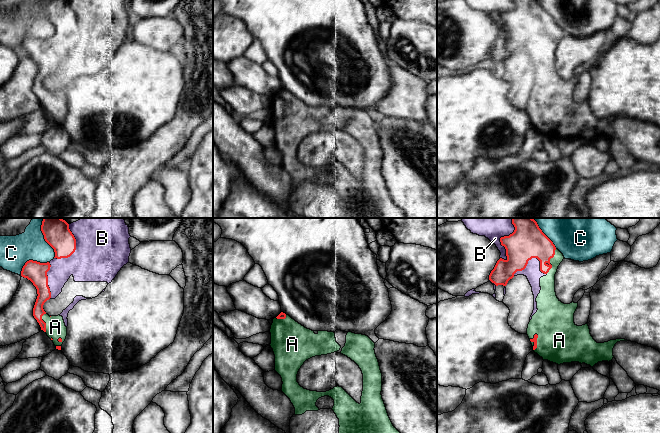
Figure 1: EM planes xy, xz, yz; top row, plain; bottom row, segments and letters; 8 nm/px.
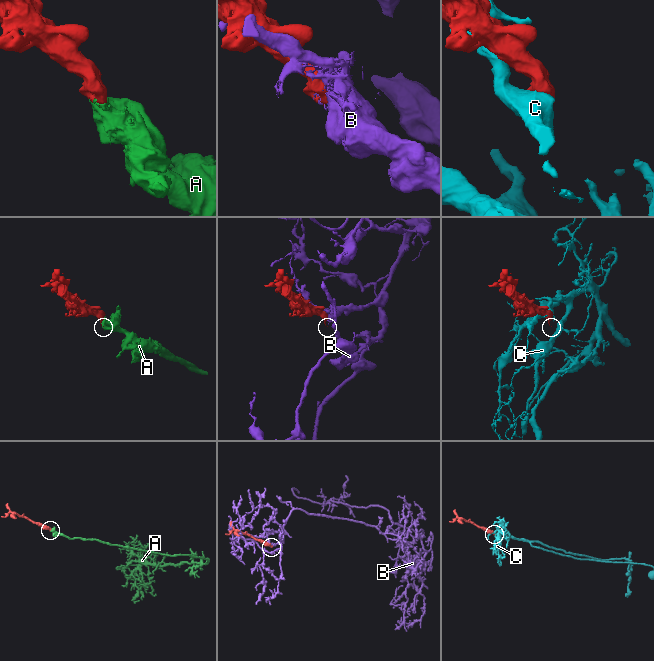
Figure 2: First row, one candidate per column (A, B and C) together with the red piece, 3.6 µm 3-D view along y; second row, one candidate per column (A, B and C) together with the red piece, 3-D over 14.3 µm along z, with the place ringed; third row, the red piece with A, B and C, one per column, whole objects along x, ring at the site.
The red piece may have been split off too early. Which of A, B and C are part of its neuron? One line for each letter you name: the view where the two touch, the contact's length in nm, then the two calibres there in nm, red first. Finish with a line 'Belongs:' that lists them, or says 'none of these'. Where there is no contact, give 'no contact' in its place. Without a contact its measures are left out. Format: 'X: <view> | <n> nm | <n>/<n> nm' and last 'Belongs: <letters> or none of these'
A: yz | 220 nm | 280/130 nm
Belongs: A

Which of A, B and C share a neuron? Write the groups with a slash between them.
A / B / C

